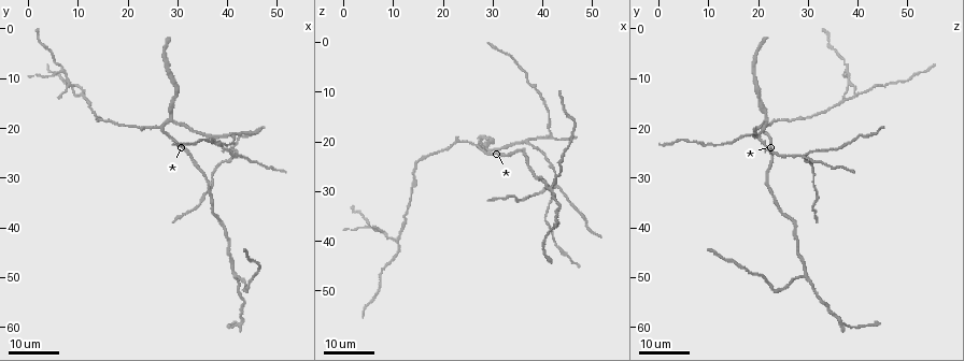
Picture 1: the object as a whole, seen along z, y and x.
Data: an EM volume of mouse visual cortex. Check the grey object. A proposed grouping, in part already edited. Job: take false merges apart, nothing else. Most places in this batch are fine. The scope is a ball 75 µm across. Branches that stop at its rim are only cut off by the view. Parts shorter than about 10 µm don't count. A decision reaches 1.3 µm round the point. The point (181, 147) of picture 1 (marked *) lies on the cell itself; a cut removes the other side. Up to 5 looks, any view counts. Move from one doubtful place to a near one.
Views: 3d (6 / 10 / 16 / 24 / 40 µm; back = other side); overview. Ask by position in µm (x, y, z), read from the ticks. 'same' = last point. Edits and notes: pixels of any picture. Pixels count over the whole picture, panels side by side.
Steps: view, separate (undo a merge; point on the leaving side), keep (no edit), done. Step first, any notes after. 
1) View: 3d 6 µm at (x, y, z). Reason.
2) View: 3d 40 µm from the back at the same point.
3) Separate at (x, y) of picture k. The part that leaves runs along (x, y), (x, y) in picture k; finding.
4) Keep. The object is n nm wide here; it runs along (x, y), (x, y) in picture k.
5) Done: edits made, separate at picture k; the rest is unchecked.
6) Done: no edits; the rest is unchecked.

View: 3d 16 µm at (26.0, 20.0, 20.5). Three-way junction.

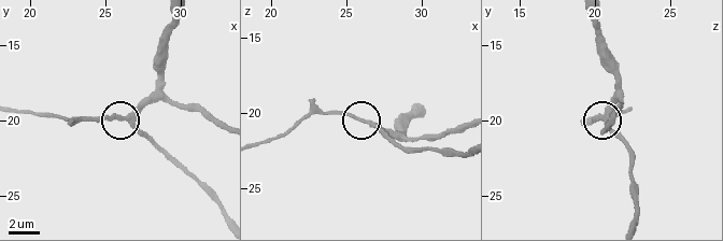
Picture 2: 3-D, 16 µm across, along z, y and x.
View: 3d 10 µm at (26.4, 20.0, 20.6).

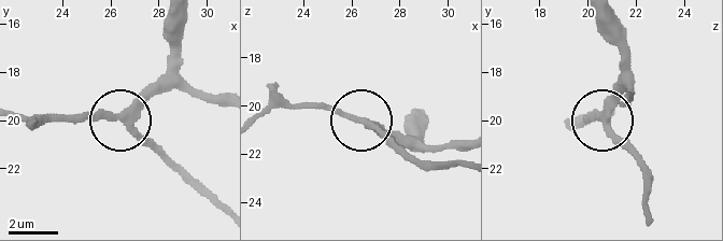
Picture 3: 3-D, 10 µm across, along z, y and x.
Keep. The object is 290 nm wide here; continuous, no second cell.

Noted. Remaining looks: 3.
View: 3d 24 µm at (37.5, 21.5, 19.5). Three-way junction.

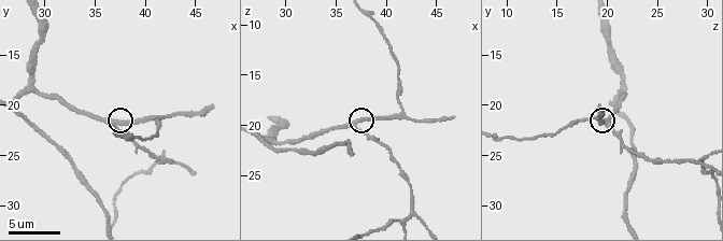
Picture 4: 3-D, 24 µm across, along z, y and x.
View: 3d 10 µm at (36.8, 21.6, 19.6).

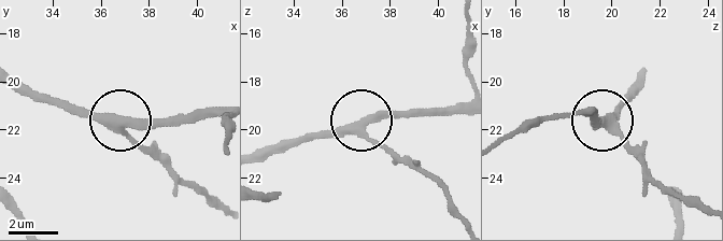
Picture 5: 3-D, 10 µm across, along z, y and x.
Keep. 3 arms meet here; it runs along (264, 155), (369, 119), (422, 113) in picture 5; all the same cell.

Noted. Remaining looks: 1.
Done: no edits; the rest is unchecked.

